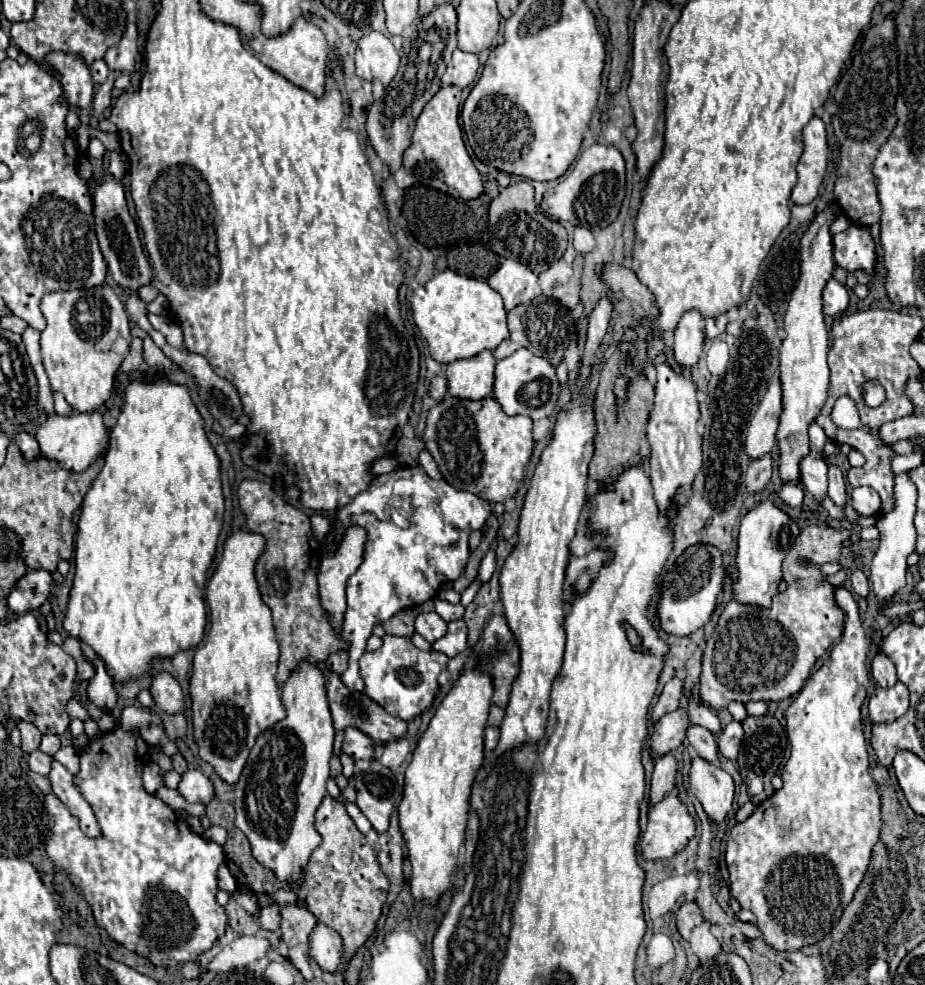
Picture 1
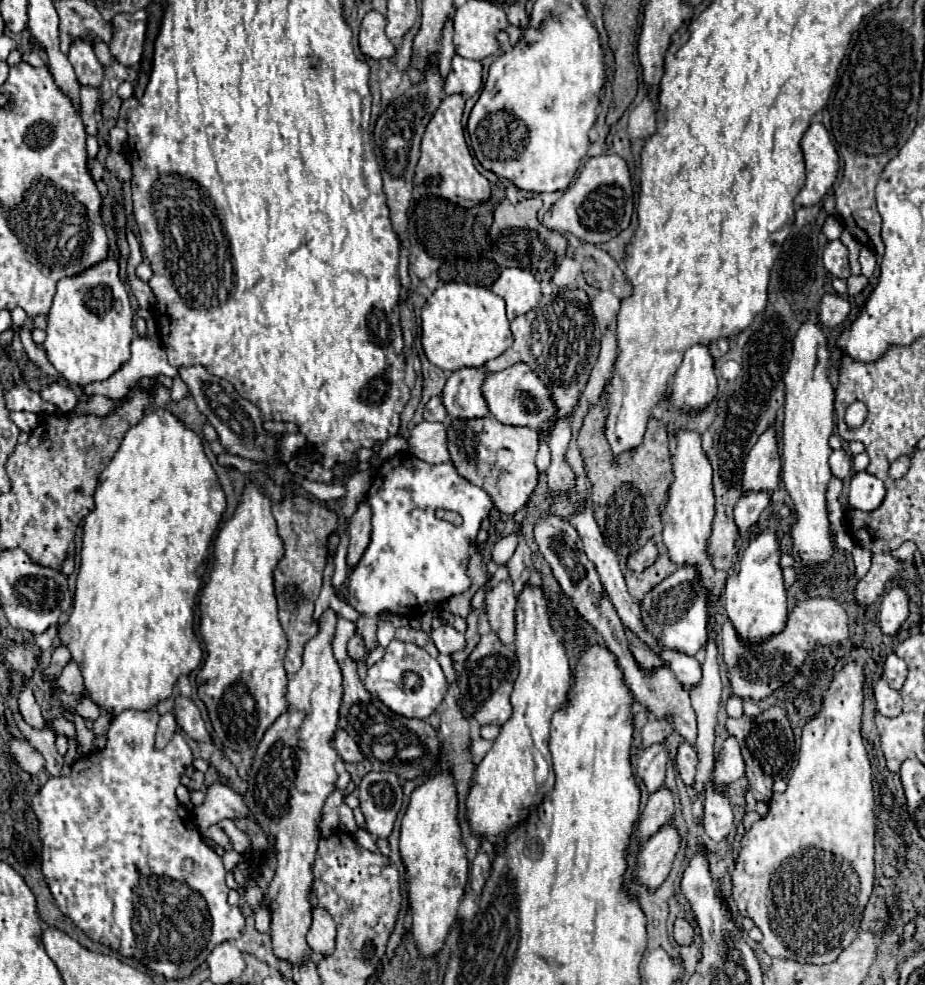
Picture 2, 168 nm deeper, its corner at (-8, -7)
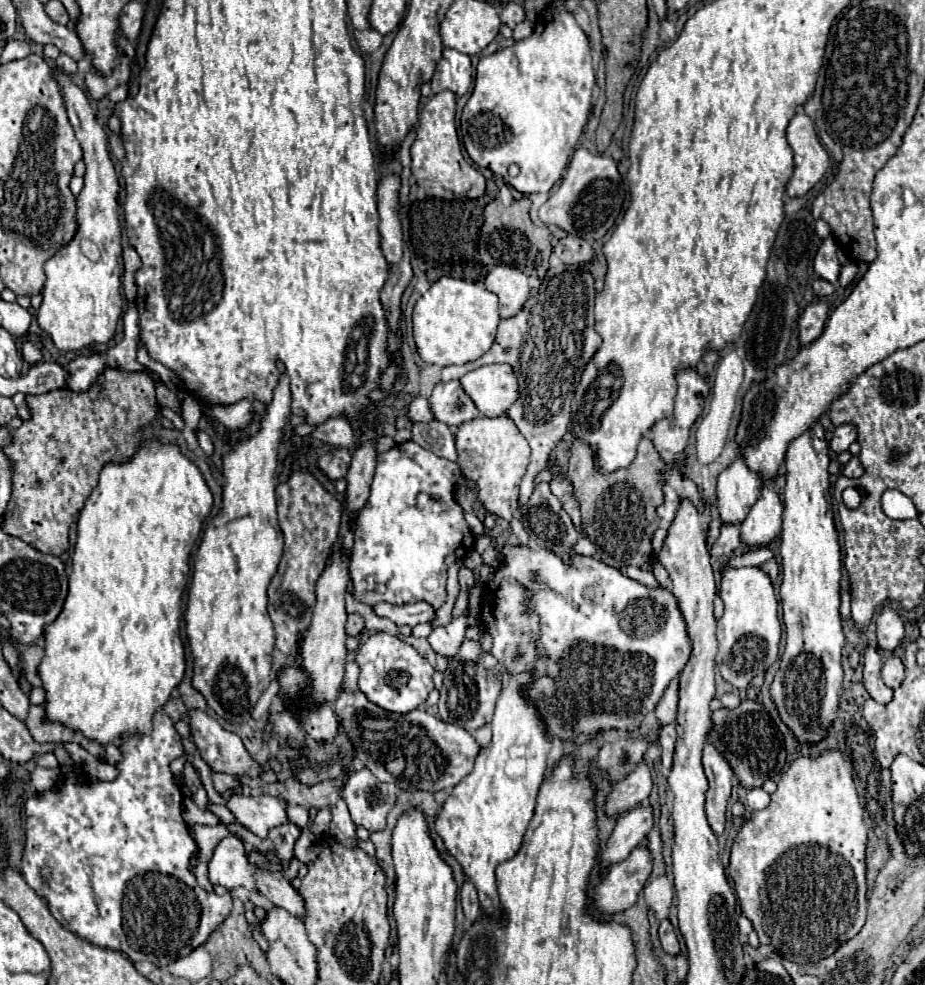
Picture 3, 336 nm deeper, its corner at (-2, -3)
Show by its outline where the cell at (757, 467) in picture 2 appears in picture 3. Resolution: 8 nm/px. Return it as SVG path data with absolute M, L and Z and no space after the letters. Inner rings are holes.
M737 457L717 481L717 511L721 521L727 525L743 523L749 509L759 499L761 483L761 477L753 475L743 459Z

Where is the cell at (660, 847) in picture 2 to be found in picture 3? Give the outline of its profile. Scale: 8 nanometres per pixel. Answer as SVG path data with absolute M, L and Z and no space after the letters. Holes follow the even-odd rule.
M637 847L631 855L615 863L595 889L595 909L599 913L619 913L635 905L639 891L651 875L651 855L647 847Z

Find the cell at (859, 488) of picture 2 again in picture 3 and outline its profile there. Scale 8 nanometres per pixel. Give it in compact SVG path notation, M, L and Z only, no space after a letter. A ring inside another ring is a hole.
M851 457L851 461L843 467L843 475L845 477L855 477L855 479L863 475L863 467L861 467L859 457Z

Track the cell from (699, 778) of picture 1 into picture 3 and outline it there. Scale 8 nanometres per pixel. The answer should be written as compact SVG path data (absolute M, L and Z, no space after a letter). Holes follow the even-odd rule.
M663 725L659 731L659 745L661 745L661 759L663 759L663 771L671 769L671 761L673 761L673 747L677 741L677 733L675 733L675 725Z

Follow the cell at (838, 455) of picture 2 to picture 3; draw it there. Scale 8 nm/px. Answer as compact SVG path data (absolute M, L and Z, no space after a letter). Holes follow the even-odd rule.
M843 423L843 425L837 425L835 427L835 433L833 433L833 439L831 439L831 449L835 453L841 453L845 449L849 449L849 445L857 439L857 429L849 423Z

